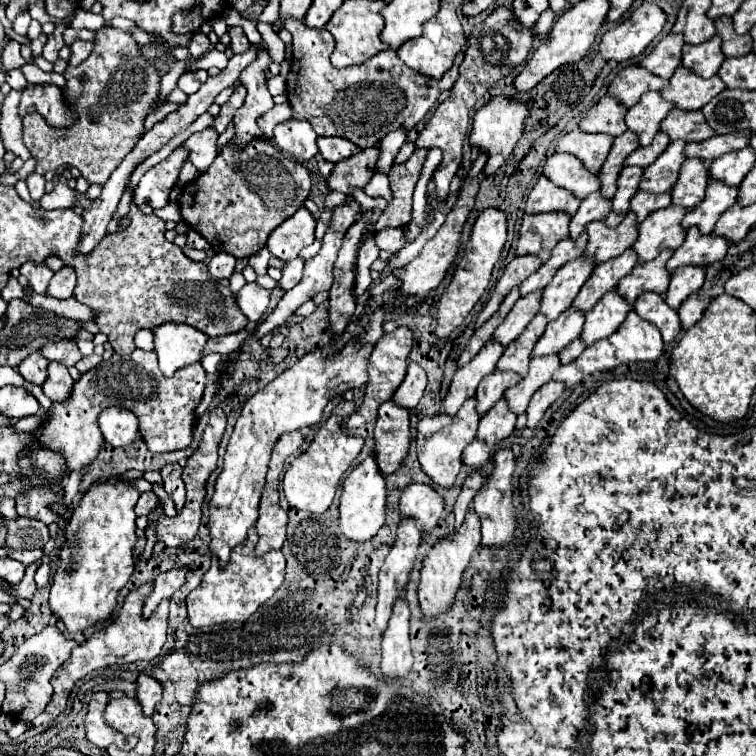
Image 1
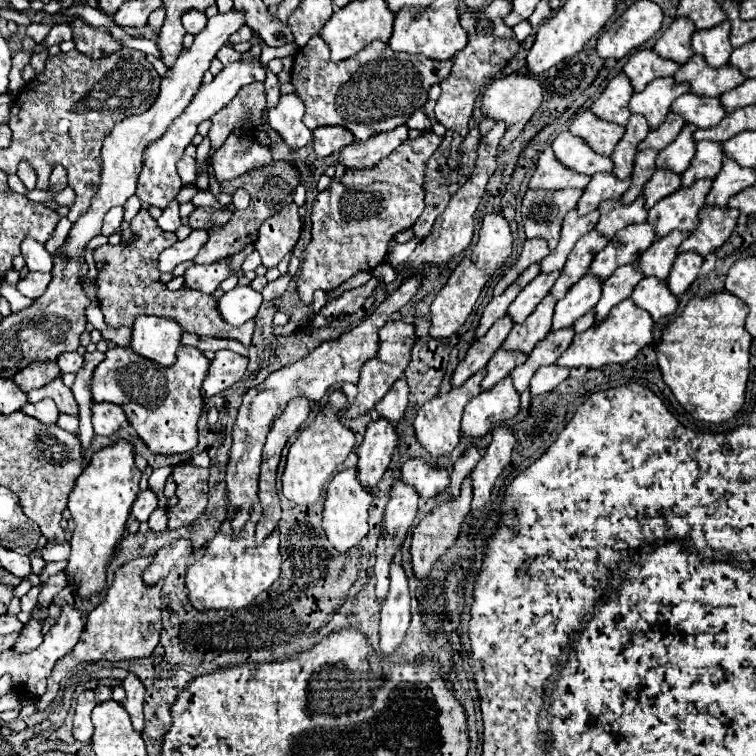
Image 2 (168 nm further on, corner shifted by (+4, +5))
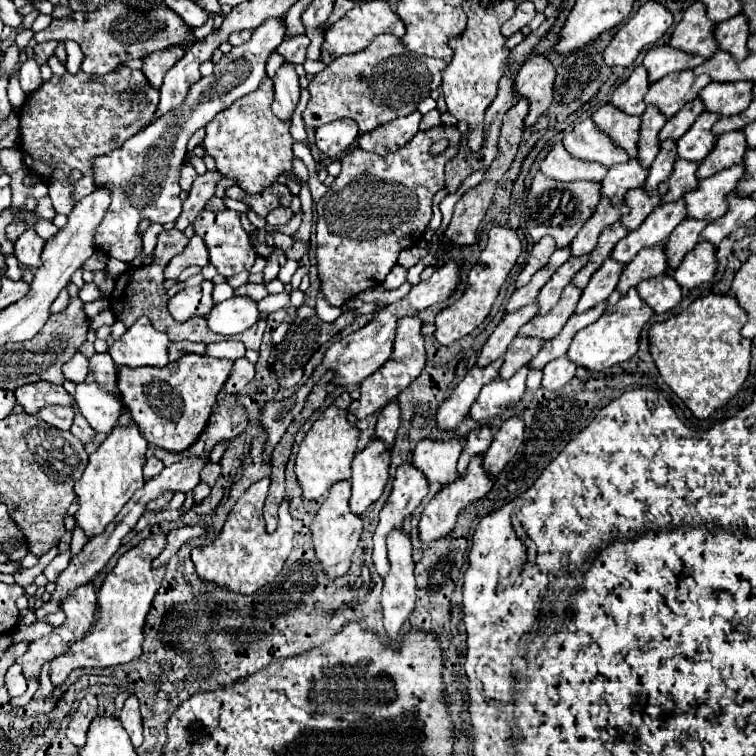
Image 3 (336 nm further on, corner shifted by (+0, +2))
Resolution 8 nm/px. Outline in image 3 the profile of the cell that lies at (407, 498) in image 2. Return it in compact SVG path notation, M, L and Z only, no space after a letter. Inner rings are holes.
M410 462L398 466L394 476L394 488L388 496L382 512L380 522L374 532L374 564L380 576L388 576L388 548L386 538L388 534L402 526L408 516L414 514L414 510L422 504L422 500L428 494L428 482Z

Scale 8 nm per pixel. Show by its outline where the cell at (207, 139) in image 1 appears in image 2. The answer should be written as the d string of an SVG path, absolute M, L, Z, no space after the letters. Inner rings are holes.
M188 145L178 161L178 175L184 185L194 185L198 179L198 169L196 169L196 147Z

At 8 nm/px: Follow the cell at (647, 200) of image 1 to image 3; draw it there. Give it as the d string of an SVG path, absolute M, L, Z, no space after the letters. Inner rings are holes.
M676 160L674 164L674 170L668 178L668 192L662 196L662 202L660 204L666 204L666 202L676 202L682 198L684 192L690 192L698 186L698 178L696 178L696 170L698 170L698 164L696 162L688 162L688 160Z

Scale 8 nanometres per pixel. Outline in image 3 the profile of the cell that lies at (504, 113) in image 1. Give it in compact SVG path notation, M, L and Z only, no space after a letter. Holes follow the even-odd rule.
M536 56L520 66L514 78L514 92L530 104L530 112L524 118L524 128L532 126L548 110L552 102L554 76L556 72L552 64L542 56Z

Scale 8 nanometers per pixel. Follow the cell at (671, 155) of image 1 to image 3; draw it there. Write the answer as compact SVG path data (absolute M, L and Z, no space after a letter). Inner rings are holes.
M702 112L702 116L696 118L692 128L678 140L678 158L690 162L702 162L716 144L714 134L710 132L716 120L718 120L716 114Z

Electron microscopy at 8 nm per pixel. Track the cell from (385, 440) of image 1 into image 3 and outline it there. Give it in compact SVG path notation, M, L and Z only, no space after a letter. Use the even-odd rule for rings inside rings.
M372 438L364 450L352 460L352 496L350 508L354 514L364 514L374 504L388 482L390 450L380 438Z

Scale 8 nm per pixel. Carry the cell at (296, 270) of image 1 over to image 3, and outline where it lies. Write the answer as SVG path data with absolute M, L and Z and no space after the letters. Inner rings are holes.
M282 292L282 294L272 294L272 296L266 296L264 300L260 300L258 310L270 314L270 312L276 312L276 310L288 306L288 304L290 304L290 294Z

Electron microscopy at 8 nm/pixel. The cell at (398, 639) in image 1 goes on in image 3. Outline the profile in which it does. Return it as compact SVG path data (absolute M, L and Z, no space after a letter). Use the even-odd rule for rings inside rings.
M396 528L388 536L388 558L390 558L390 574L384 578L382 590L382 612L384 612L384 628L388 632L390 642L396 642L410 614L414 612L416 600L416 582L414 582L414 560L412 560L412 544L408 534L402 528Z

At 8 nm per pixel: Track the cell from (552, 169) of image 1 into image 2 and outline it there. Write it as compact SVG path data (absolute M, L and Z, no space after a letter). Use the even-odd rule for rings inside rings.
M562 131L554 141L552 149L556 157L568 165L568 169L574 169L584 175L594 175L598 171L612 171L614 161L610 157L604 157L596 153L582 137L572 135L570 131Z

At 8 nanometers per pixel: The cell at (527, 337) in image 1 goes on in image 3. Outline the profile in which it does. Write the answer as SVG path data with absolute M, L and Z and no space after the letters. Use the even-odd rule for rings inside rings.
M568 284L564 288L560 300L556 302L556 306L548 314L536 316L528 324L524 324L518 332L518 336L532 336L532 338L538 338L542 342L548 342L554 336L558 336L558 332L564 328L566 320L574 314L574 308L576 308L580 294L582 292L576 286Z

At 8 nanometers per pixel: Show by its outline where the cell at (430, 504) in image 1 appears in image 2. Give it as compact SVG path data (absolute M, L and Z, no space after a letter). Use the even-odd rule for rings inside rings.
M422 457L408 459L402 465L402 479L408 481L410 485L414 485L416 491L424 499L442 493L448 487L448 483L450 483L446 467L432 465L426 459L422 459Z

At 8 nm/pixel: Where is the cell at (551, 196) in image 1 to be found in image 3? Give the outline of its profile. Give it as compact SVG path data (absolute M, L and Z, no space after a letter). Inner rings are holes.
M562 142L554 144L554 148L548 152L544 162L540 164L540 170L544 172L544 176L560 180L560 182L574 182L574 180L600 182L608 172L608 168L602 164L590 164L590 162L572 158L562 146Z

